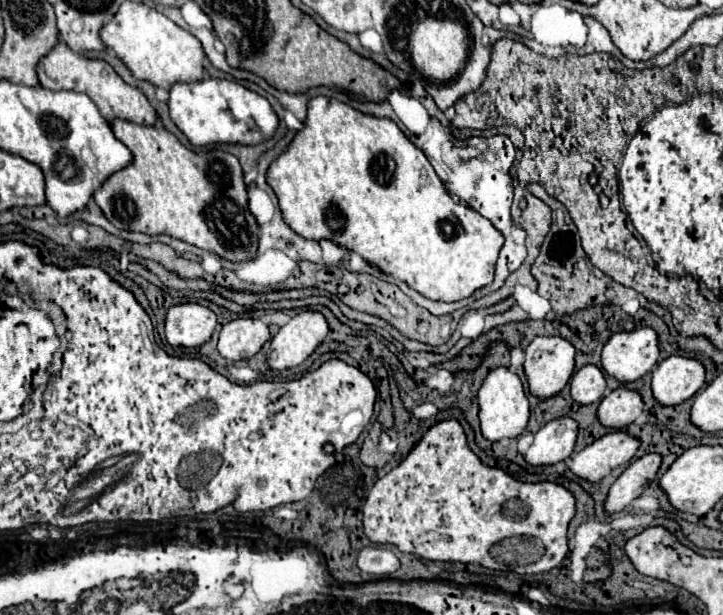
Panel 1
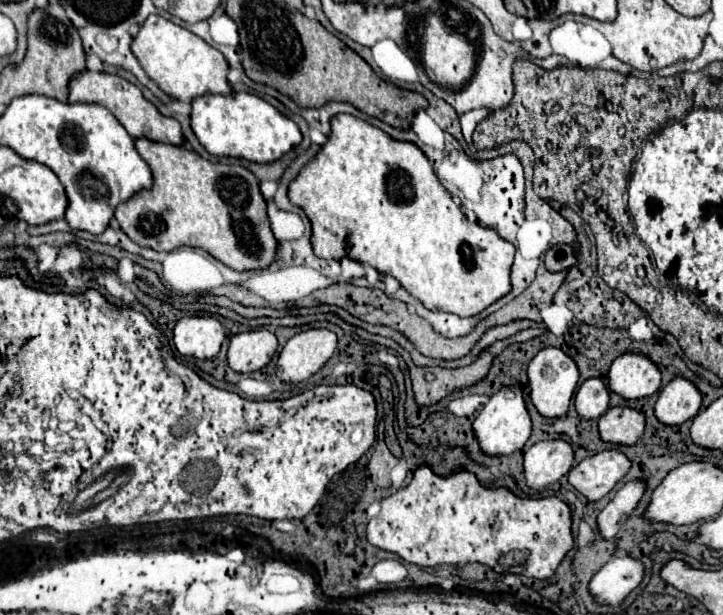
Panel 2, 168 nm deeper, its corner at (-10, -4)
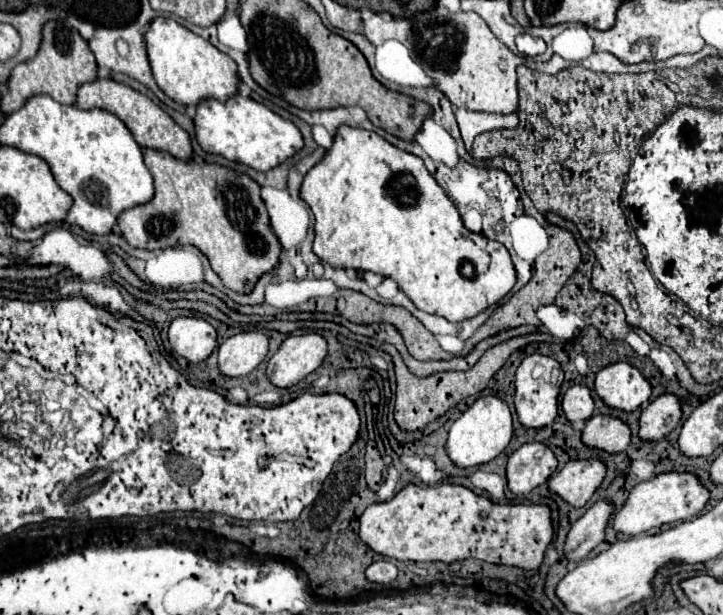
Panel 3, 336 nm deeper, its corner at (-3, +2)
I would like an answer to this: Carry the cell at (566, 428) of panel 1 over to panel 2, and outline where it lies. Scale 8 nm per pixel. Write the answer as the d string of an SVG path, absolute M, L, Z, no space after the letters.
M548 440L530 446L524 452L524 476L532 490L542 490L558 482L574 464L574 454L568 442Z

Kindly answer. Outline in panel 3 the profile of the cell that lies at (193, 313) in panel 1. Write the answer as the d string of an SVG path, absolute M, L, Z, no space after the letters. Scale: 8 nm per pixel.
M177 316L169 326L169 344L189 362L201 362L215 350L217 332L203 318Z

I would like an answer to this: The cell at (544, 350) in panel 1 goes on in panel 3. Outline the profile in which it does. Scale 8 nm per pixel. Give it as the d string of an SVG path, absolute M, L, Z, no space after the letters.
M531 354L525 356L523 362L517 368L515 374L515 408L517 408L517 416L521 420L521 424L529 426L529 428L543 428L549 426L555 416L557 416L557 408L559 408L559 390L563 384L563 370L561 364L551 358L551 356L543 356L543 354Z

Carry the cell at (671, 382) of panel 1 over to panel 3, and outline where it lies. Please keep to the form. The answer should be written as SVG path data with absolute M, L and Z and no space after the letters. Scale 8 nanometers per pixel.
M661 394L641 410L639 436L643 440L665 438L681 420L681 400L675 394Z

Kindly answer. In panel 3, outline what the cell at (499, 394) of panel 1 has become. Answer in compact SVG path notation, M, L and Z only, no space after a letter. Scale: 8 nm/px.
M481 396L453 422L447 440L447 452L449 458L461 468L479 466L499 456L507 448L511 438L513 438L513 416L509 406L497 396Z

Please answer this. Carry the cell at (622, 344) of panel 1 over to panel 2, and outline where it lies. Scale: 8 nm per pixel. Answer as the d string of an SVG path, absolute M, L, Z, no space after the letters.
M622 354L608 370L608 388L626 400L648 398L660 388L660 370L642 354Z

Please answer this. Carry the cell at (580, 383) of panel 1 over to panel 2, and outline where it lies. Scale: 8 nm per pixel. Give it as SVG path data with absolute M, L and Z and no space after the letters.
M588 378L576 392L574 408L584 420L600 418L608 408L608 388L600 378Z

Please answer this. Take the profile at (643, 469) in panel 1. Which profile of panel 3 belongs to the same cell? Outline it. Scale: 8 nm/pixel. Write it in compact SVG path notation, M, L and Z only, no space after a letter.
M607 500L595 502L569 530L565 542L565 558L577 562L585 558L605 538L605 528L615 512L615 504Z

